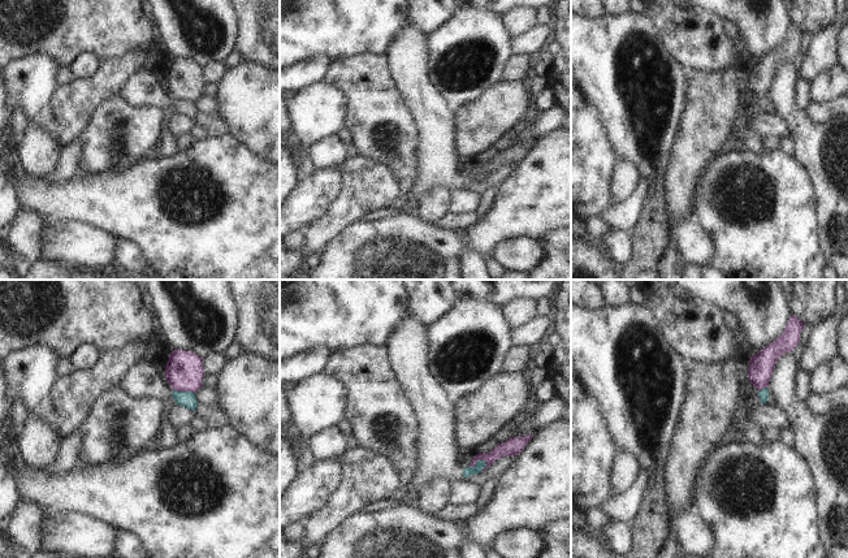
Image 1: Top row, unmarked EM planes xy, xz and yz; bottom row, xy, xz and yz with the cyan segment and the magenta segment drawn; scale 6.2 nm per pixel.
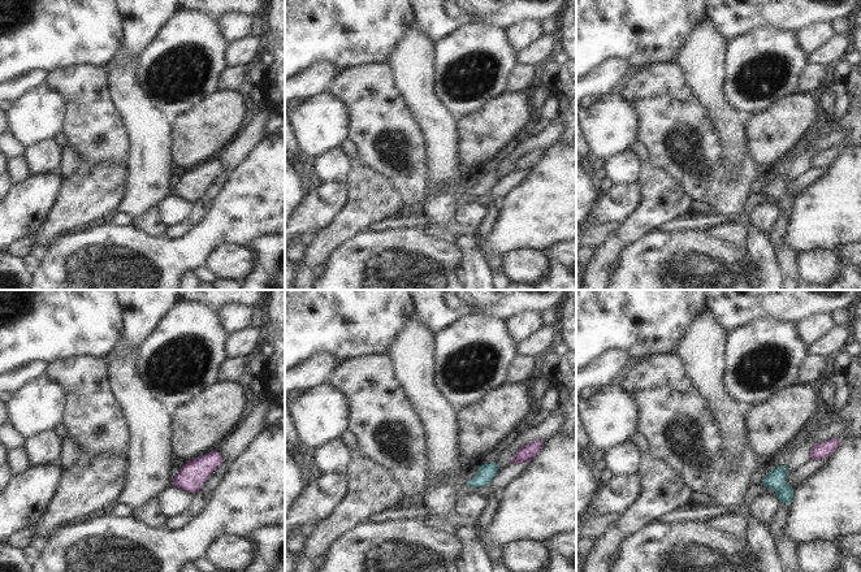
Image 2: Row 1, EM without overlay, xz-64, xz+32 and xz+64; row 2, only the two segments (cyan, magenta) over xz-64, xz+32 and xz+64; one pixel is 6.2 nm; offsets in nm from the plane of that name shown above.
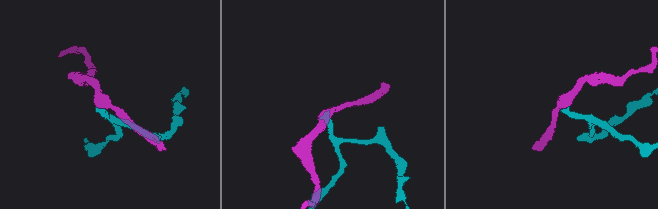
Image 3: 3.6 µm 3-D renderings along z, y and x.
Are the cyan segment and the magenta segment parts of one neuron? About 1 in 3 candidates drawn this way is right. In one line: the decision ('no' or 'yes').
no

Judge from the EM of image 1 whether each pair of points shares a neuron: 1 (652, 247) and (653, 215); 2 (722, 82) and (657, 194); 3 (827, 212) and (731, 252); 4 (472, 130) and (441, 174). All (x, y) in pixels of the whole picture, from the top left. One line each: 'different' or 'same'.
1: same
2: different
3: different
4: different

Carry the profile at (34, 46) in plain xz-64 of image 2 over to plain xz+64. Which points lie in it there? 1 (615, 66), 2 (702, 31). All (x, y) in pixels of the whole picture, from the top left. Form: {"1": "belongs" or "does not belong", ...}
{"1": "does not belong", "2": "does not belong"}

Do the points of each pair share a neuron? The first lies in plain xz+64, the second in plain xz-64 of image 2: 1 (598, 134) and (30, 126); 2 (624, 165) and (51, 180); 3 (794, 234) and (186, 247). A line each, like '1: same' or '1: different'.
1: same
2: different
3: same

